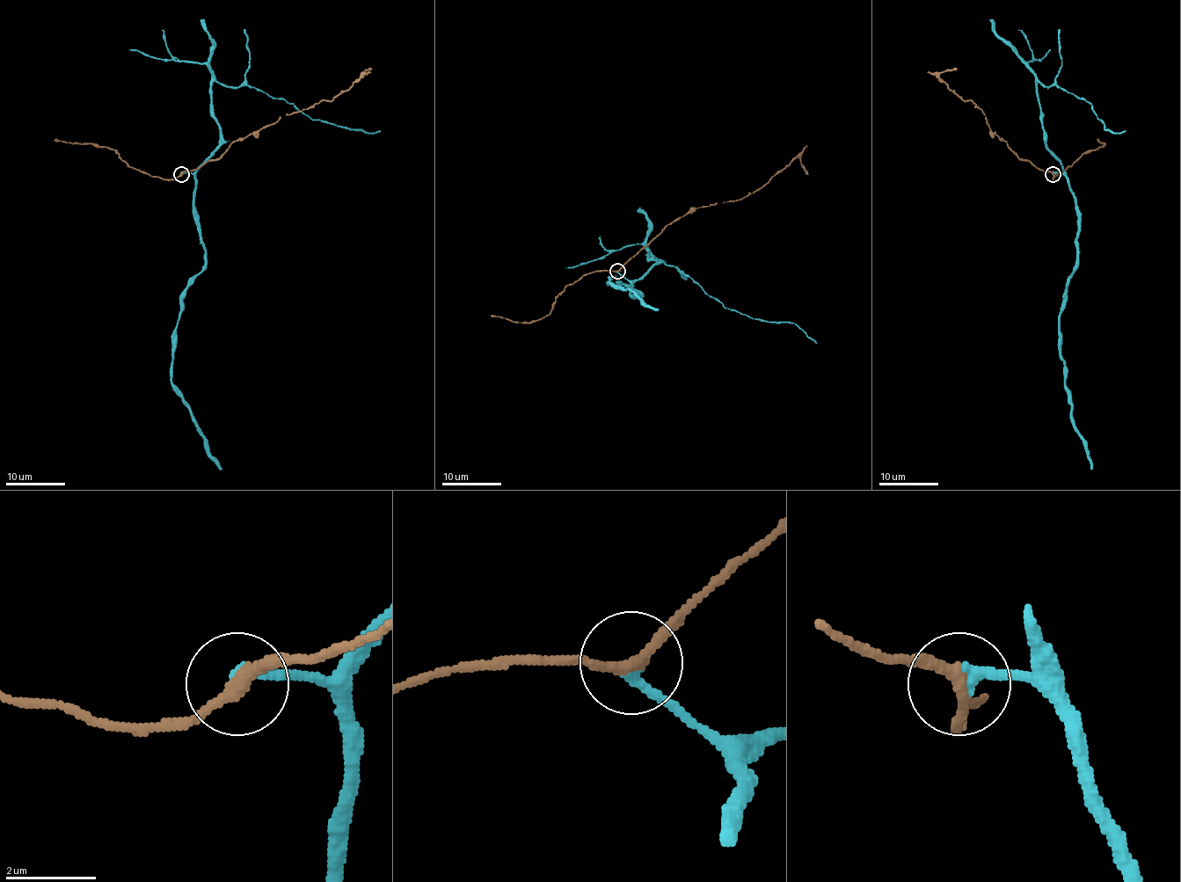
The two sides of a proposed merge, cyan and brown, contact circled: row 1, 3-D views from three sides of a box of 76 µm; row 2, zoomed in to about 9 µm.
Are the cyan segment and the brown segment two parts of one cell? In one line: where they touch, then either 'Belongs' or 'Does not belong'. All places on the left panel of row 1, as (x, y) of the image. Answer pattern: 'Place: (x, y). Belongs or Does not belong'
Place: (181, 174). Belongs

